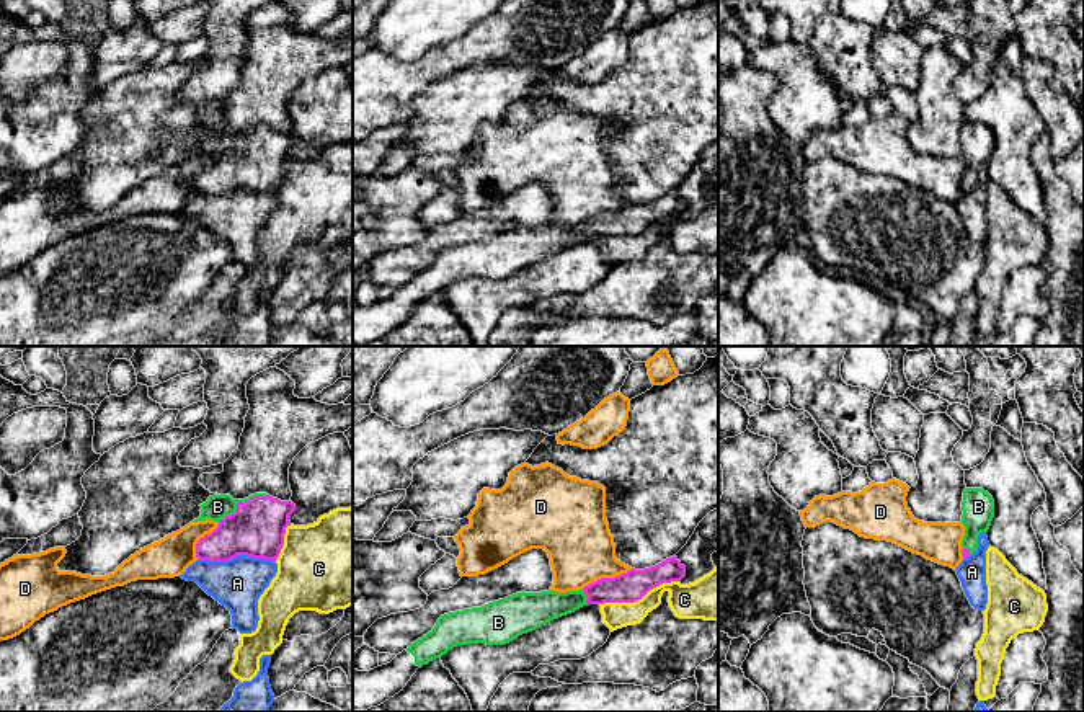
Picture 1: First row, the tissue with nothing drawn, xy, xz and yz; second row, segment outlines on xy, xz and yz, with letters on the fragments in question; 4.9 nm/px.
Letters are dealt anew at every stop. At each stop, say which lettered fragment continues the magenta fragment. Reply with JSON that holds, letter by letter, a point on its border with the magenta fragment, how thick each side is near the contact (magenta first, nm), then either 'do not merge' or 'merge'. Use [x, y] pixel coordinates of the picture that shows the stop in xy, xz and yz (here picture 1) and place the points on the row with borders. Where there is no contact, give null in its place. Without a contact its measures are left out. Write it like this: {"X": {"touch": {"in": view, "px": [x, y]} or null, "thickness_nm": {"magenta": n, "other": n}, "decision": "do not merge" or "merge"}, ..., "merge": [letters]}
{"A": {"touch": {"in": "xy", "px": [237, 554]}, "thickness_nm": {"magenta": 280, "other": 240}, "decision": "do not merge"}, "B": {"touch": {"in": "xy", "px": [240, 503]}, "thickness_nm": {"magenta": 280, "other": 120}, "decision": "merge"}, "C": {"touch": {"in": "xz", "px": [639, 598]}, "thickness_nm": {"magenta": 150, "other": 180}, "decision": "do not merge"}, "D": {"touch": {"in": "xz", "px": [606, 578]}, "thickness_nm": {"magenta": 150, "other": 320}, "decision": "do not merge"}, "merge": ["B"]}

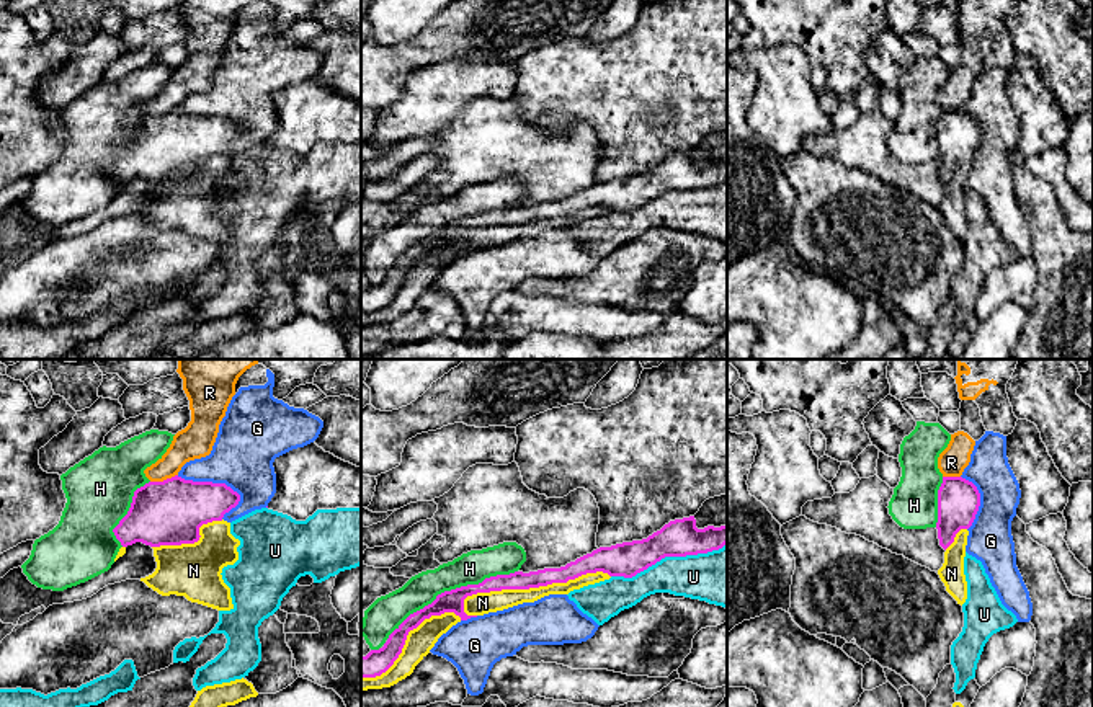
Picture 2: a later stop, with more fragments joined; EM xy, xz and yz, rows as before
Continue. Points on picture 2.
{"G": {"touch": {"in": "xy", "px": [211, 482]}, "thickness_nm": {"magenta": 320, "other": 300}, "decision": "do not merge"}, "H": {"touch": {"in": "xz", "px": [451, 590]}, "thickness_nm": {"magenta": 110, "other": 160}, "decision": "do not merge"}, "N": {"touch": {"in": "xz", "px": [531, 586]}, "thickness_nm": {"magenta": 90, "other": 110}, "decision": "do not merge"}, "R": {"touch": {"in": "xy", "px": [164, 480]}, "thickness_nm": {"magenta": 320, "other": 170}, "decision": "do not merge"}, "U": {"touch": {"in": "xz", "px": [669, 555]}, "thickness_nm": {"magenta": 190, "other": 260}, "decision": "do not merge"}, "merge": []}

